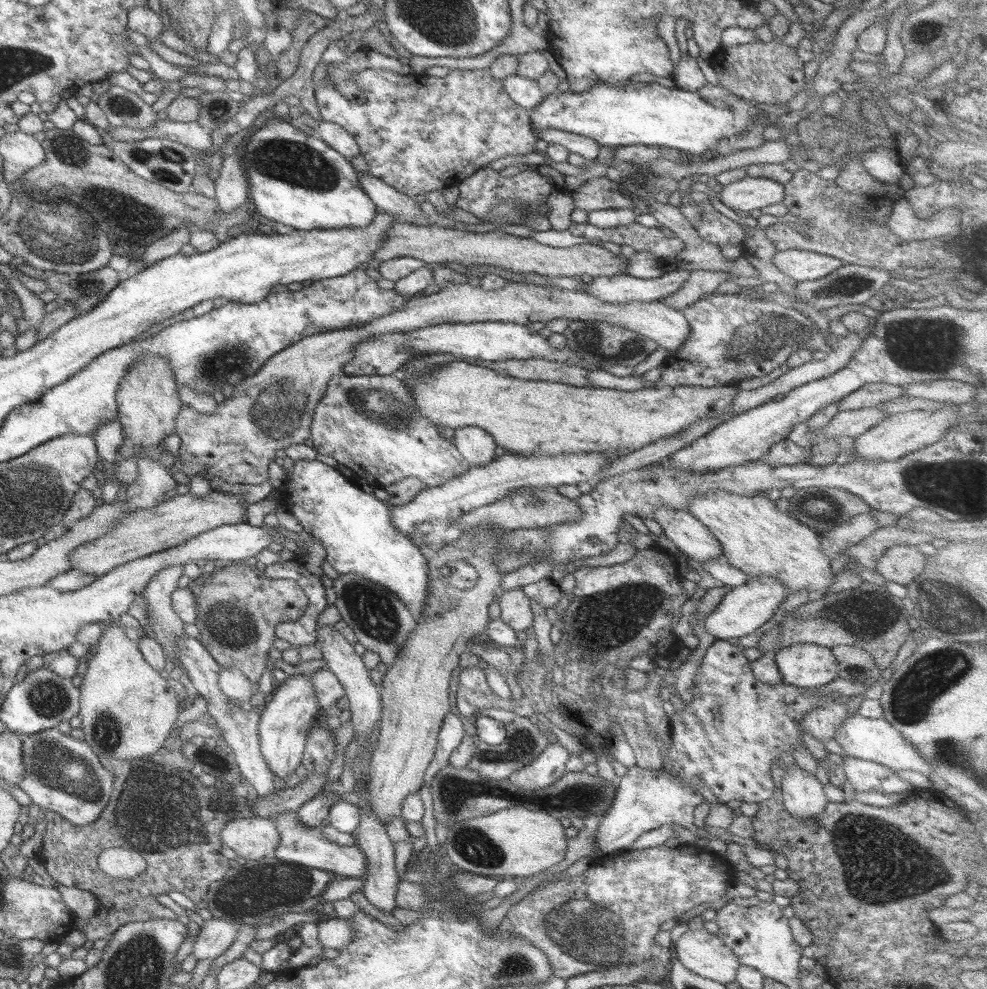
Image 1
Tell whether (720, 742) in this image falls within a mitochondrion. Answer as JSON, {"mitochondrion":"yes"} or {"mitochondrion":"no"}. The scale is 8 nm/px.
{"mitochondrion":"yes"}

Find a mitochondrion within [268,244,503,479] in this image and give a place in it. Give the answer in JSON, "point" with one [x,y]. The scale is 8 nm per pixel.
{"point":[378,405]}

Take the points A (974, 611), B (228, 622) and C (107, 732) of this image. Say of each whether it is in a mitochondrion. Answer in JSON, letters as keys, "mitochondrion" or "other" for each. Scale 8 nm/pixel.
{"A":"mitochondrion","B":"mitochondrion","C":"mitochondrion"}

